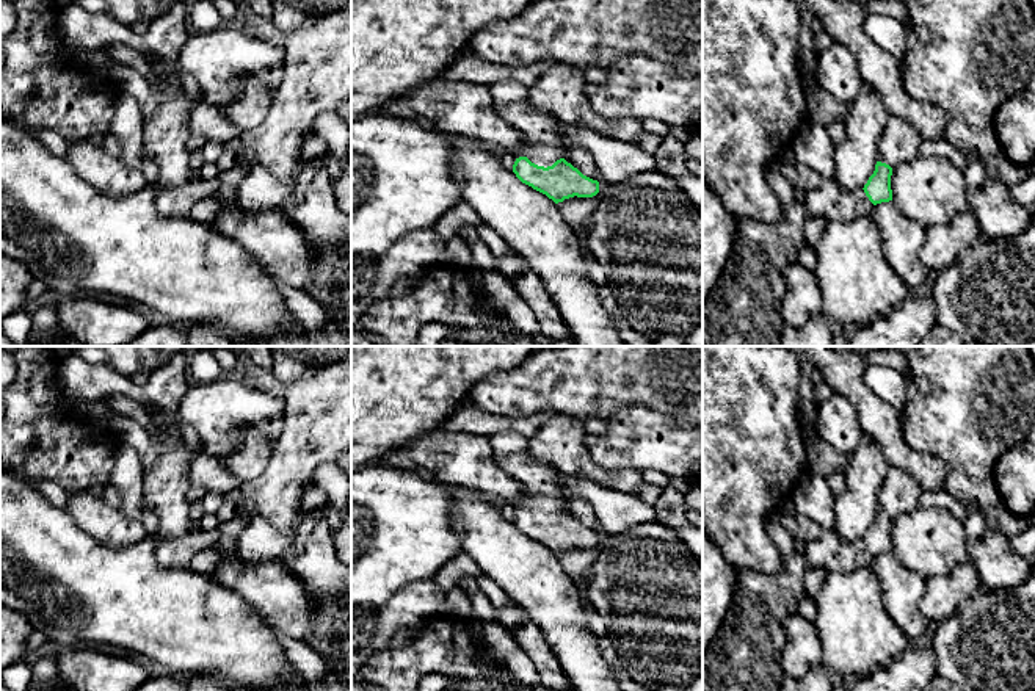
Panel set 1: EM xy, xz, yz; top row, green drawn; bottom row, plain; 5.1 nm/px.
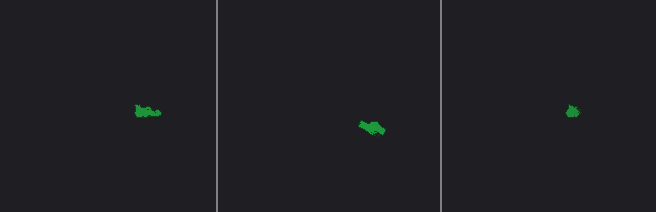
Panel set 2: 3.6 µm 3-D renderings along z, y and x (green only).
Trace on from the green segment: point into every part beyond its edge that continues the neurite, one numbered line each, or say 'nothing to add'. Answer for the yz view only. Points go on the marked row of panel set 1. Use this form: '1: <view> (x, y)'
1: yz (899, 143)
2: yz (830, 201)

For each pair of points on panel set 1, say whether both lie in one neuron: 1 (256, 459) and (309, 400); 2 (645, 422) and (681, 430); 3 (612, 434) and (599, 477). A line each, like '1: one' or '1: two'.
1: two
2: one
3: two

